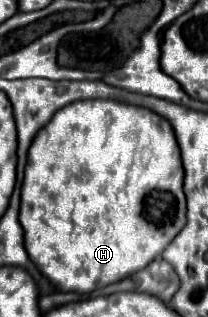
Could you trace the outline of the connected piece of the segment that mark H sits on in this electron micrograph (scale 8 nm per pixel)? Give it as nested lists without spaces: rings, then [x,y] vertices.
[[[79,100],[73,102],[61,112],[55,112],[53,120],[37,132],[31,148],[29,148],[29,160],[25,166],[23,186],[21,186],[21,210],[19,210],[19,222],[25,232],[25,250],[31,258],[31,262],[39,268],[39,272],[61,292],[93,292],[97,288],[105,288],[107,284],[113,284],[117,280],[123,280],[125,276],[139,272],[151,260],[155,260],[165,246],[177,236],[177,232],[185,226],[185,194],[183,194],[183,166],[179,156],[179,146],[173,134],[173,128],[167,124],[165,118],[151,112],[149,108],[113,102],[113,100]]]

